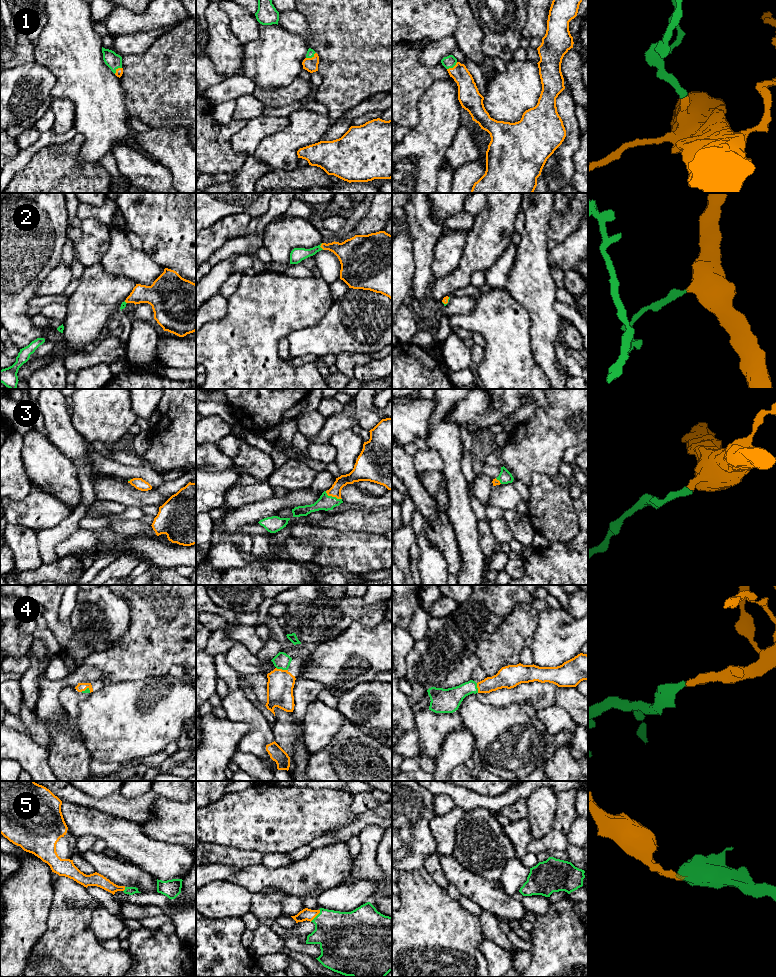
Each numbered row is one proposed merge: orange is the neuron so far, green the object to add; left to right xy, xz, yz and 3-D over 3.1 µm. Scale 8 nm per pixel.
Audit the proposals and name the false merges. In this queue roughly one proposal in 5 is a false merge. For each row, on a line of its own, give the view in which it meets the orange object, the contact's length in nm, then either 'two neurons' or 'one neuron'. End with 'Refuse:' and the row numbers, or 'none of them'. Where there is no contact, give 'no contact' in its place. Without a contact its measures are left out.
1: contact in xz; length 90 nm; one neuron
2: contact in xz; length 60 nm; one neuron
3: contact in xz; length 150 nm; one neuron
4: contact in xz; length 100 nm; one neuron
5: contact in xz; length 130 nm; one neuron
Refuse: none of them

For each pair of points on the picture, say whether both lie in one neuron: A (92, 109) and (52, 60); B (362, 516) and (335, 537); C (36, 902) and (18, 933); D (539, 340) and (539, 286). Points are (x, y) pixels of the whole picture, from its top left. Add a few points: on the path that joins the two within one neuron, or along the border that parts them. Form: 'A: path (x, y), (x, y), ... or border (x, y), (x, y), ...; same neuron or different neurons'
A: path (89, 97), (64, 72); same neuron
B: border (320, 527), (366, 533); different neurons
C: path (28, 910), (21, 925); same neuron
D: path (539, 327), (539, 299); same neuron

